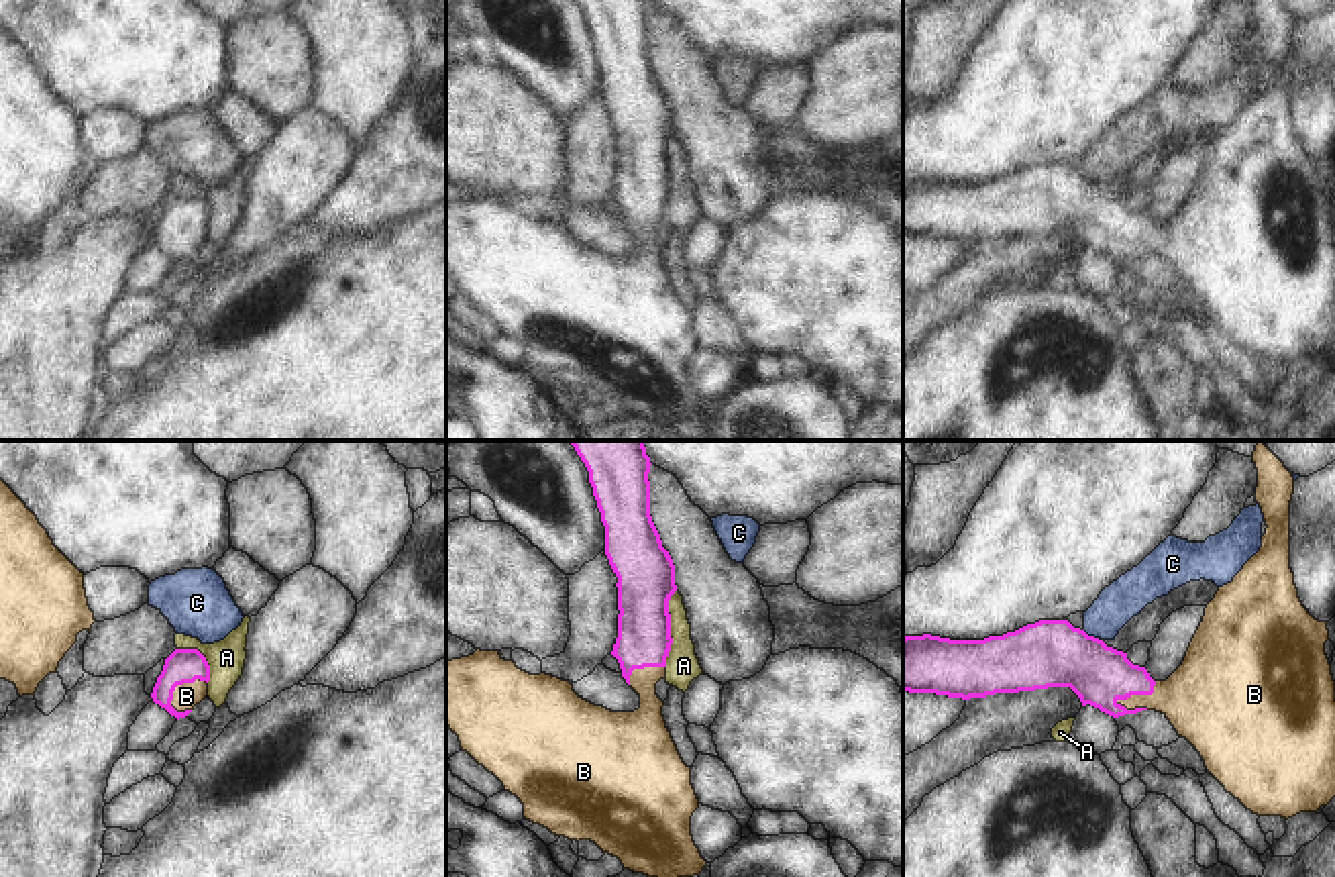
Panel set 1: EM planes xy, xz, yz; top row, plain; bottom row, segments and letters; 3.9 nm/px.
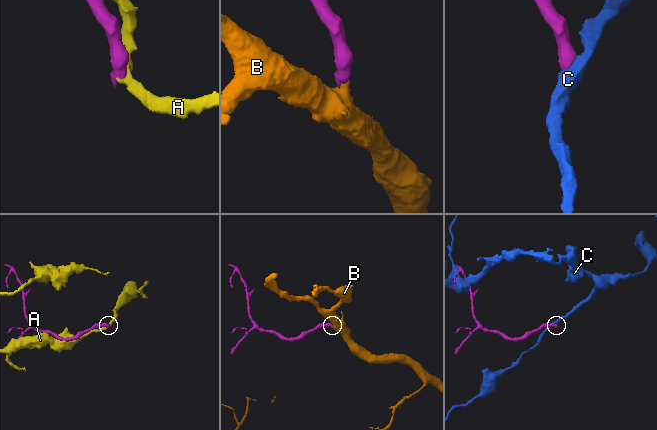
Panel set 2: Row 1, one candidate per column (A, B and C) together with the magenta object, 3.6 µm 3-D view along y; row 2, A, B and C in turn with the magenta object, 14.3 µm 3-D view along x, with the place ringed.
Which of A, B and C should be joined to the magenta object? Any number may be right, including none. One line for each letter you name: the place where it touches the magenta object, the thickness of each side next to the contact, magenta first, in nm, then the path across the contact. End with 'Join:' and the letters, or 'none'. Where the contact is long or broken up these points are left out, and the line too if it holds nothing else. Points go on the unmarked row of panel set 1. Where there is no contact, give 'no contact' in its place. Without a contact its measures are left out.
B: meets magenta in yz at (1138, 237); 240 nm thick on the magenta side, 300 nm on the other; runs through yz (1097, 217), (1117, 231), (1138, 237), (1201, 241)
Join: B

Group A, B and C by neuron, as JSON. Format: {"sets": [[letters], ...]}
{"sets": [["A"], ["B"], ["C"]]}

